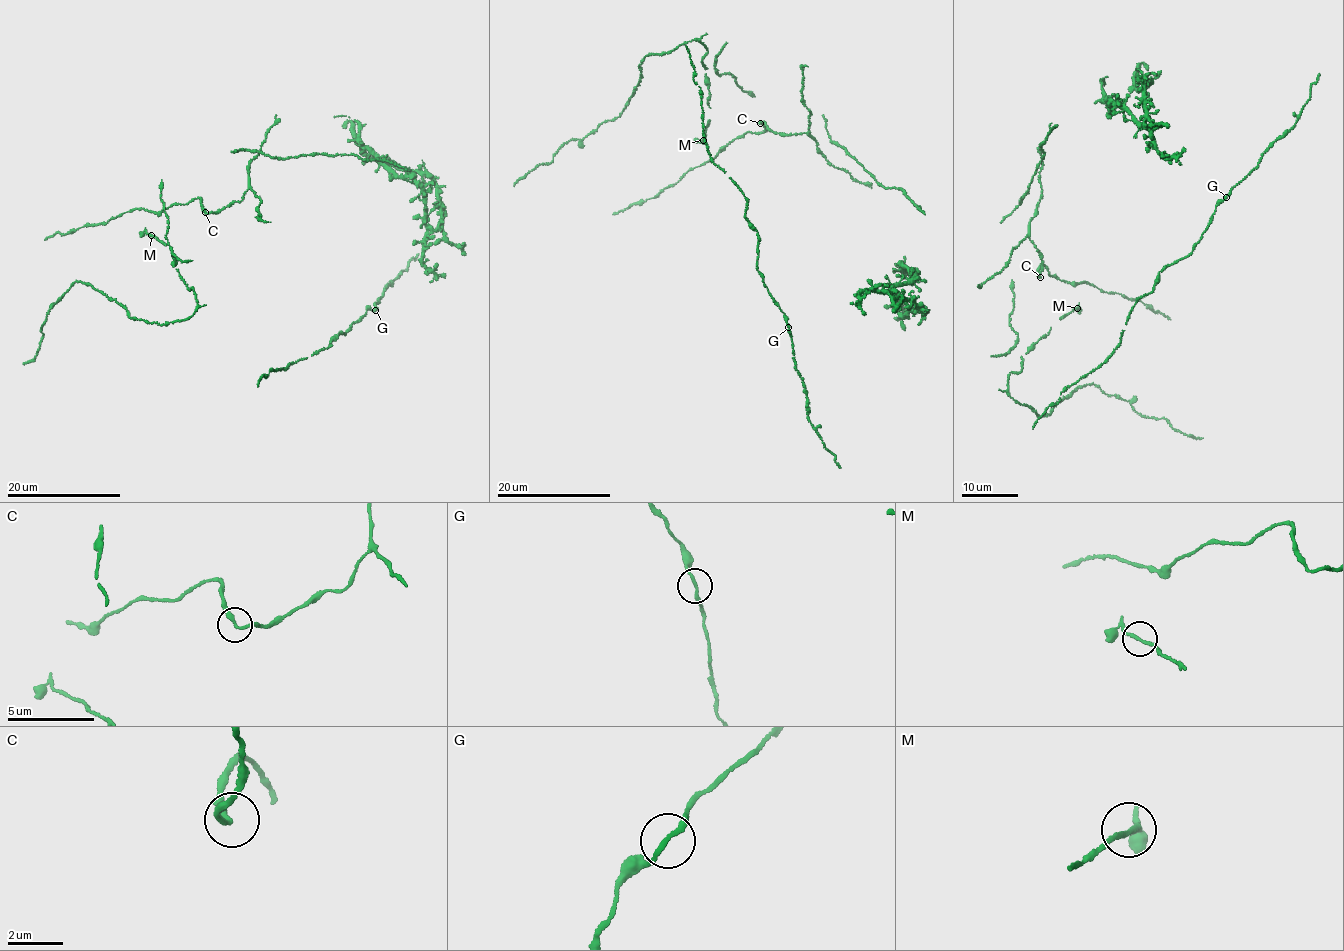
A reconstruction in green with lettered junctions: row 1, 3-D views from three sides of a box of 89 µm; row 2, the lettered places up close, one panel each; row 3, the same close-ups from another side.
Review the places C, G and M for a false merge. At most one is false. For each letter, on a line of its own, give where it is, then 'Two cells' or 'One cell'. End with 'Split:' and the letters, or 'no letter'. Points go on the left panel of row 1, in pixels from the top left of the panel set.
C: Place: (205, 212). One cell
G: Place: (375, 310). One cell
M: Place: (151, 235). One cell
Split: no letter

